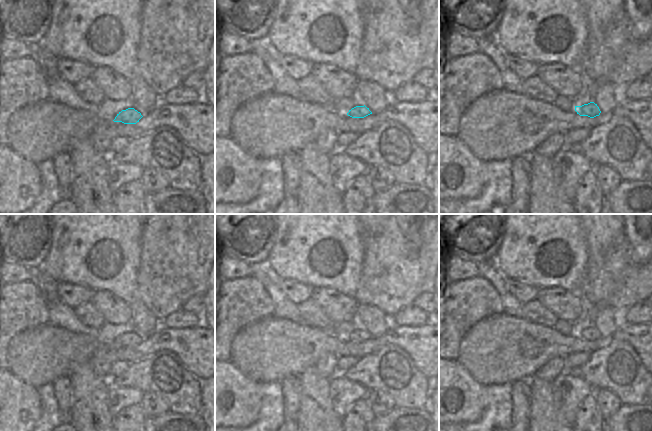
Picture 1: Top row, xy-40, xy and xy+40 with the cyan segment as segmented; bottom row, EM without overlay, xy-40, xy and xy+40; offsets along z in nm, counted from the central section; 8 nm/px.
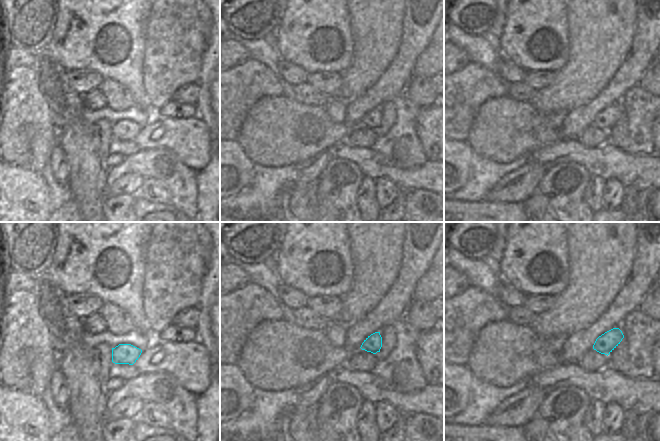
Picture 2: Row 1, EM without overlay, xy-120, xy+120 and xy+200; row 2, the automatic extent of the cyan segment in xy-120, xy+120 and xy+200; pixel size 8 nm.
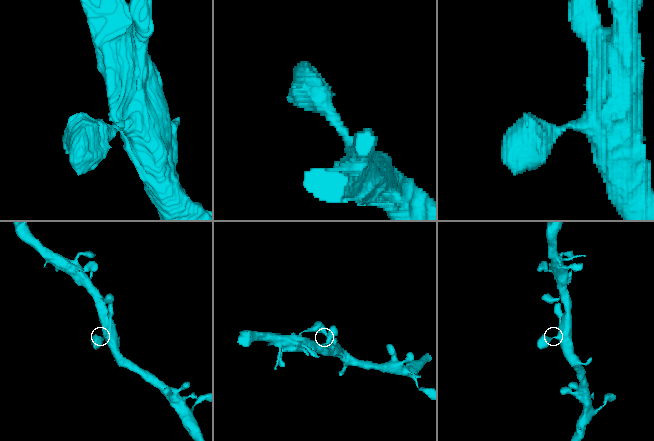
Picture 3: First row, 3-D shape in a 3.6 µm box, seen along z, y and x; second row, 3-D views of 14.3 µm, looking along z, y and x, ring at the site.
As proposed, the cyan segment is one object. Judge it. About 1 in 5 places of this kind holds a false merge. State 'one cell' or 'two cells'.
one cell

